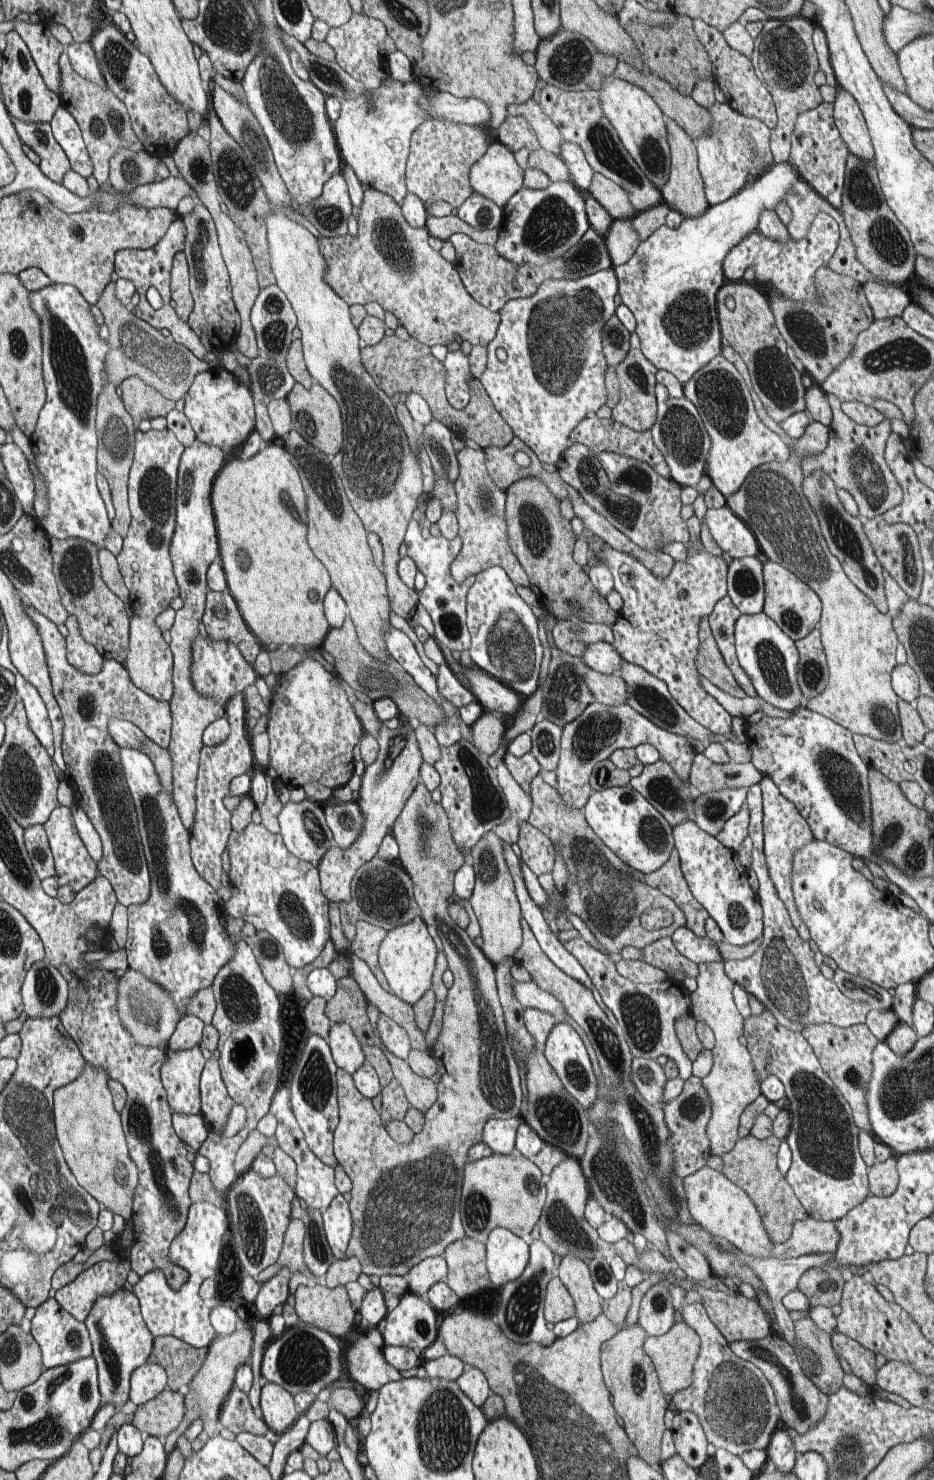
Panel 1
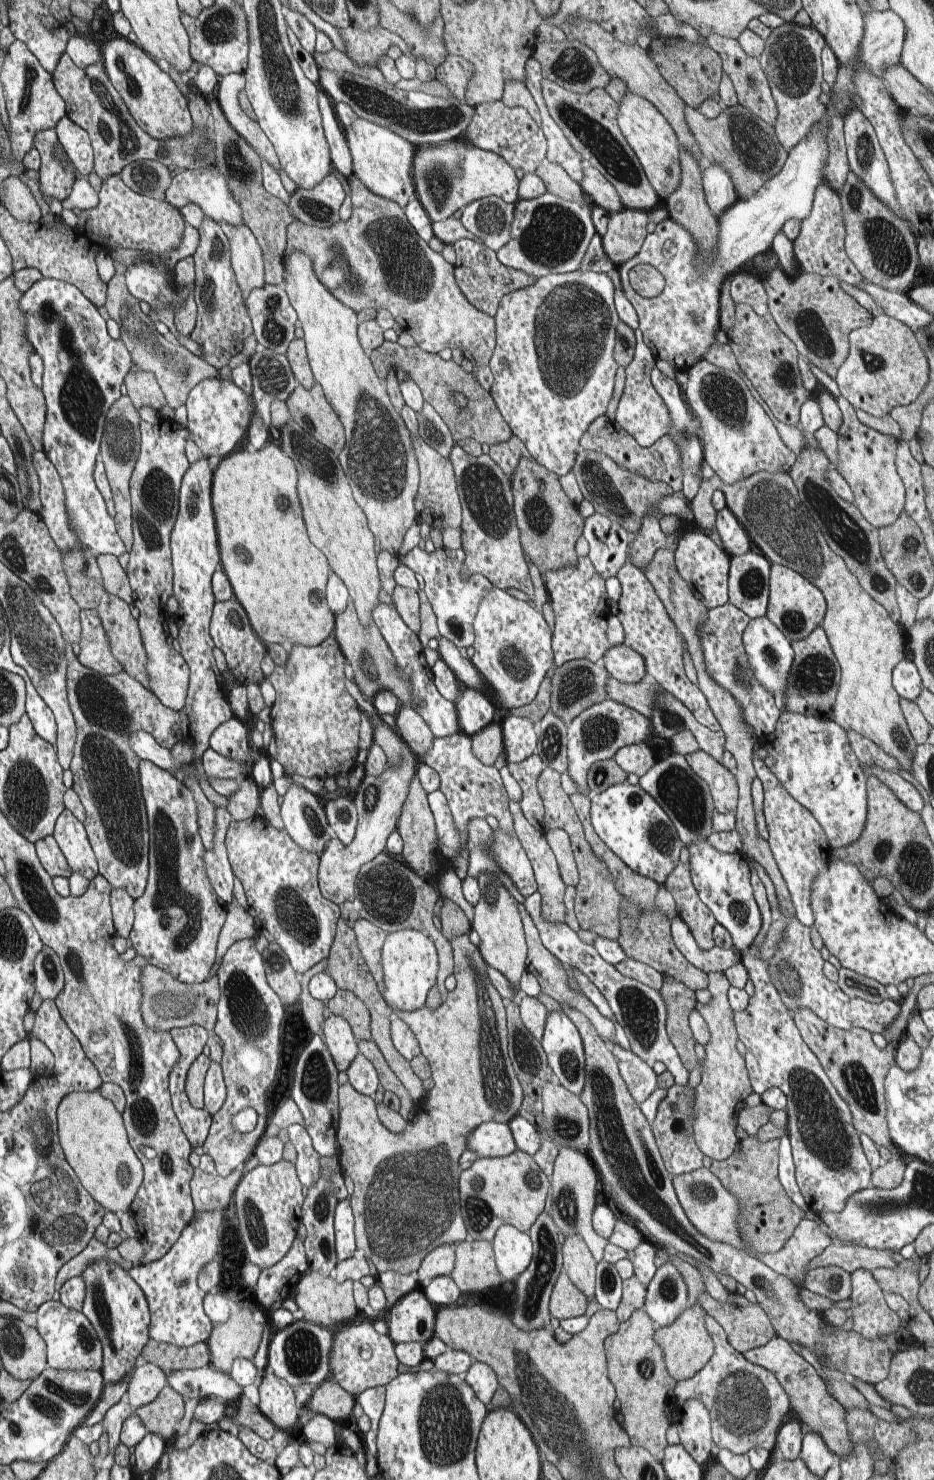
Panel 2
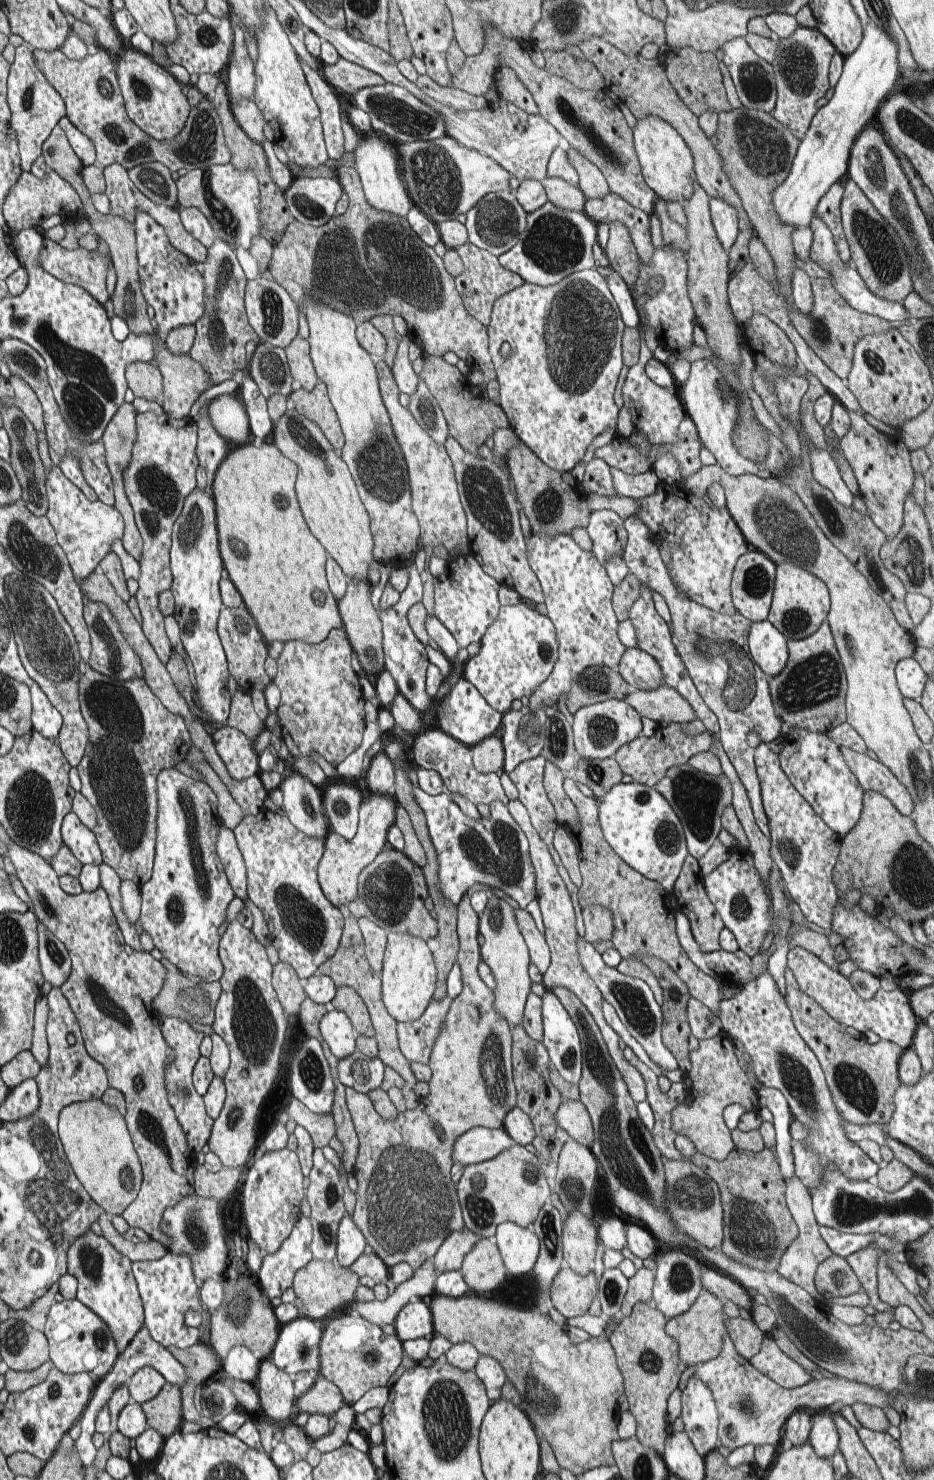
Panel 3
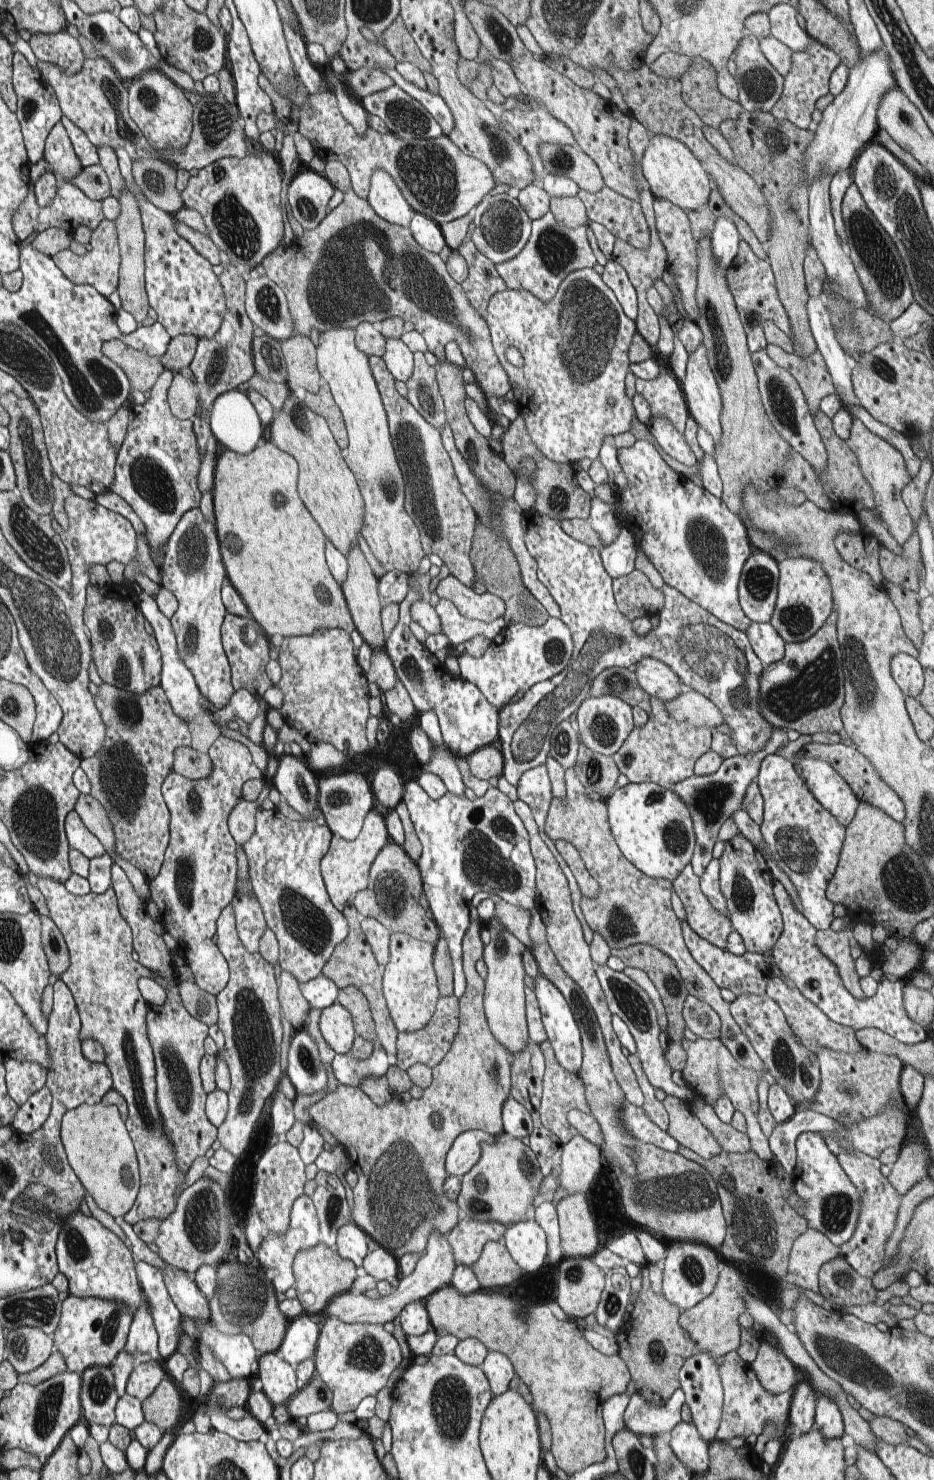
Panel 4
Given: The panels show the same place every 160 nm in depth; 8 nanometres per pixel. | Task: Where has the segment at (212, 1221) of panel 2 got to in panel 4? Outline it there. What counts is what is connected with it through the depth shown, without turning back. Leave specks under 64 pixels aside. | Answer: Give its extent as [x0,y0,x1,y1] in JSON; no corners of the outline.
[137,1261,184,1361]

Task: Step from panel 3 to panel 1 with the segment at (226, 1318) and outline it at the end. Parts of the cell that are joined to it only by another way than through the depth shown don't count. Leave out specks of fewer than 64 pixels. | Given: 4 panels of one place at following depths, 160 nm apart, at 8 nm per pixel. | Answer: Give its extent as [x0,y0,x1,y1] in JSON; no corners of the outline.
[163,1316,252,1455]

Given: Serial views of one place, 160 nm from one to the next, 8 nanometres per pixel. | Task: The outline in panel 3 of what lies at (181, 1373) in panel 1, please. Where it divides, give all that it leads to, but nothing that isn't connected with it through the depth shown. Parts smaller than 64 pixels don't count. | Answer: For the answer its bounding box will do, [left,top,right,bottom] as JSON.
[168,1342,221,1424]

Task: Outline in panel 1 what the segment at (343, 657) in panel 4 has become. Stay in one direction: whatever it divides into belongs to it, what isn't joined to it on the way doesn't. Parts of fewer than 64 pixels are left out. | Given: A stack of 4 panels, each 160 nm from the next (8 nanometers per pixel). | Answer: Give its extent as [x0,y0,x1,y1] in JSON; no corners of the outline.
[267,651,362,790]

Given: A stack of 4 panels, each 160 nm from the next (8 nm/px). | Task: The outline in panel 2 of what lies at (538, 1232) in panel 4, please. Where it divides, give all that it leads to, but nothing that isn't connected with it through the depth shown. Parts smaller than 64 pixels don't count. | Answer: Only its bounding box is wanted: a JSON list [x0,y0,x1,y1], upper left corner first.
[491,1226,532,1282]

